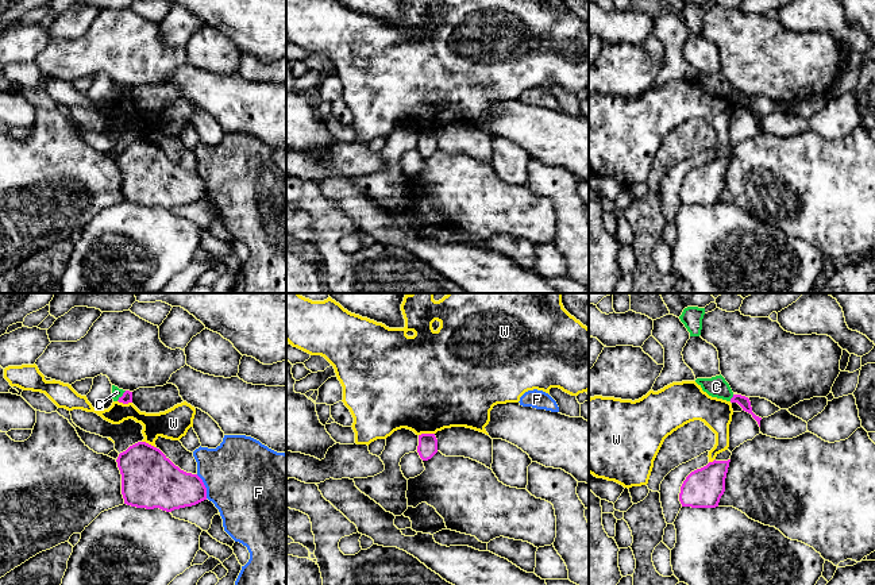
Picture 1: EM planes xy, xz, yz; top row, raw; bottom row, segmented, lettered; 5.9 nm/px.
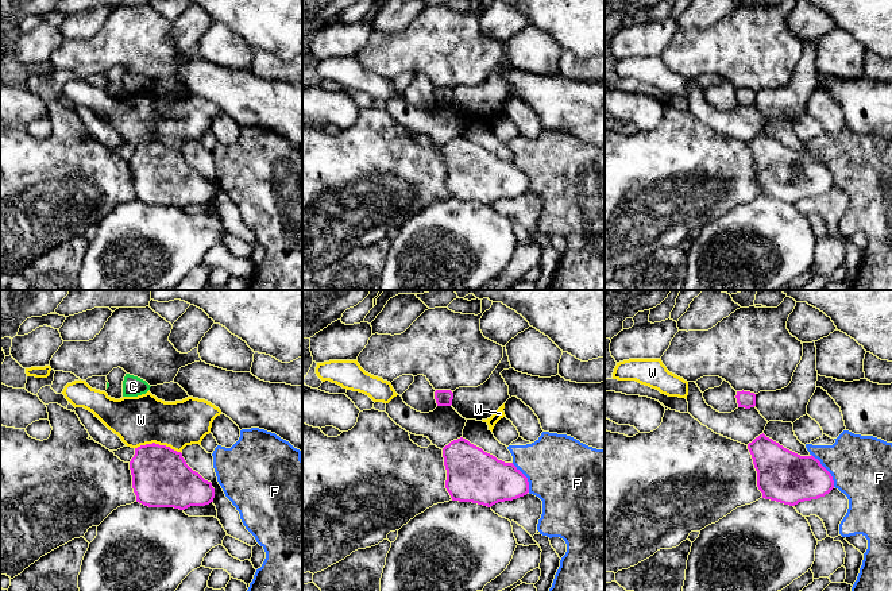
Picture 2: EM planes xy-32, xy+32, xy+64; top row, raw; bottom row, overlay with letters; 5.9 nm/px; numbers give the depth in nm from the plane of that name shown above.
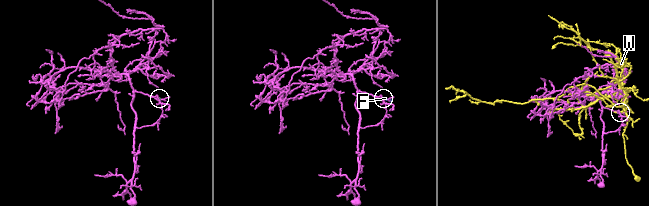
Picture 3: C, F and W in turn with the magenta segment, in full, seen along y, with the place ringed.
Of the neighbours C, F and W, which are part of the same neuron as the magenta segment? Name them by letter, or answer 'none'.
none

